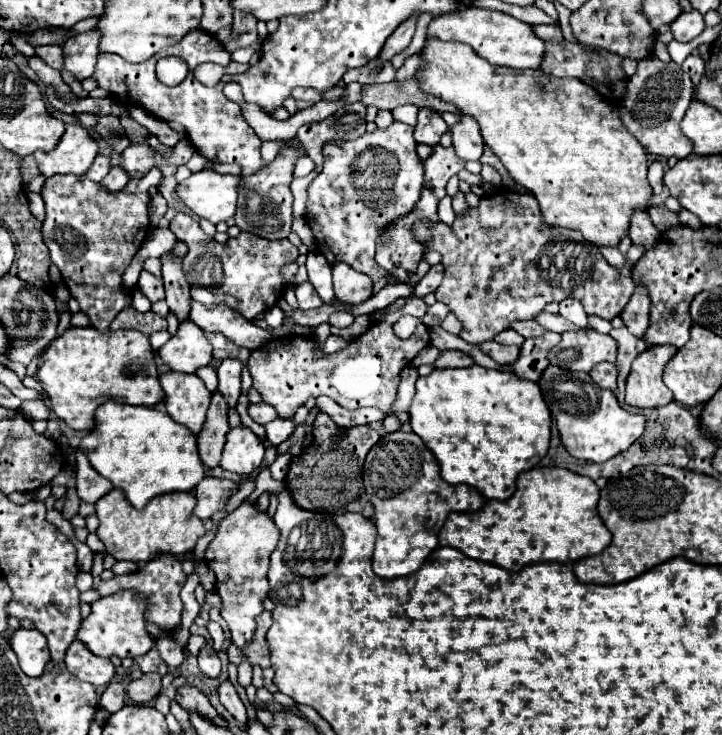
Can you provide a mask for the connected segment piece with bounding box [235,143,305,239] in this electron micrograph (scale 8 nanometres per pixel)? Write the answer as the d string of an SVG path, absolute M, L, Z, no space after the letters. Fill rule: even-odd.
M289 143L283 145L275 157L275 161L271 161L269 165L261 167L257 173L241 177L239 181L239 199L237 199L237 213L235 213L235 225L241 231L249 231L255 233L259 237L267 237L267 239L285 239L291 233L291 203L293 203L293 195L291 195L291 181L293 181L293 167L297 163L297 159L305 153L305 149L295 149Z

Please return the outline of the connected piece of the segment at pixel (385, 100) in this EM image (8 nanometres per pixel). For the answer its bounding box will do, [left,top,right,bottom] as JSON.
[361,79,423,111]

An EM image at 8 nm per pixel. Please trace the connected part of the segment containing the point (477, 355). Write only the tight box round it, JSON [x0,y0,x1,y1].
[429,327,499,369]

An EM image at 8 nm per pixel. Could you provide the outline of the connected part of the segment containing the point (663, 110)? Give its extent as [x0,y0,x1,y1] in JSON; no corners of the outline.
[619,57,693,159]

